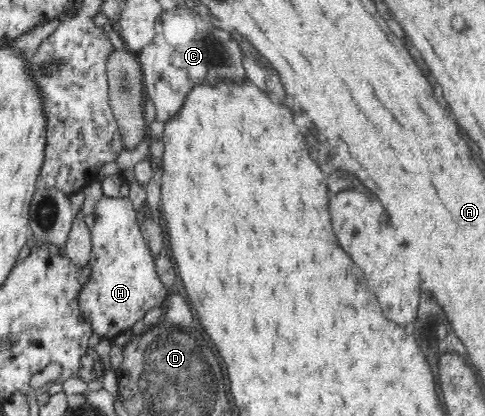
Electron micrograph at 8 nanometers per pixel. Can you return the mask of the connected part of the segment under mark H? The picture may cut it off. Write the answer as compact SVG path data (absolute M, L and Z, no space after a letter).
M103 195L95 206L94 225L90 229L92 279L82 289L80 308L100 339L114 340L143 319L146 311L162 307L170 295L159 278L155 257L136 221L136 210L129 198Z

